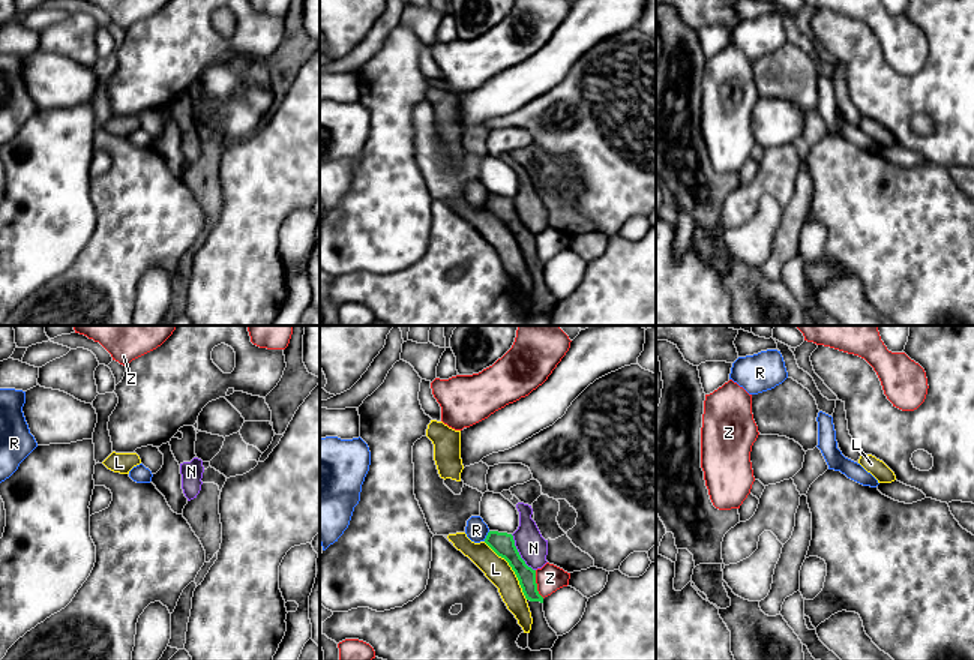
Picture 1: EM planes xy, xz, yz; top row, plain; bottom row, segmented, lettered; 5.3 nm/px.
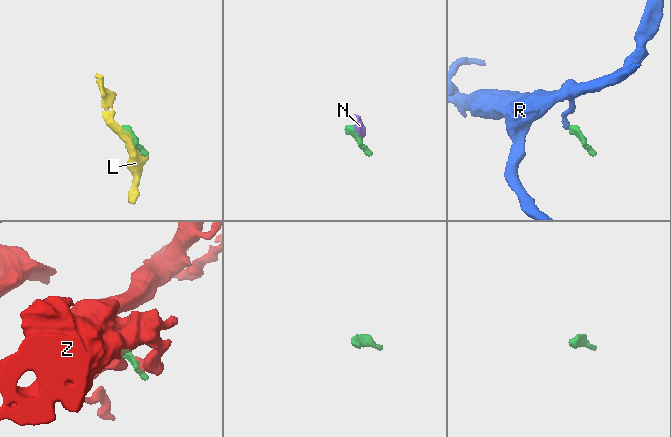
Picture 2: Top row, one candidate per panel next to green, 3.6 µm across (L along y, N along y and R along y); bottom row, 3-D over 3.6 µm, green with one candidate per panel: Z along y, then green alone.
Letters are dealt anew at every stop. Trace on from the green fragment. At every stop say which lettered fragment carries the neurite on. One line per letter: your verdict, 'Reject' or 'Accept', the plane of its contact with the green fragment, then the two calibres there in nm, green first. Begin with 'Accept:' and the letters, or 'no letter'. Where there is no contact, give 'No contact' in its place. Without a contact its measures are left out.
Accept: no letter
L: Reject. Touches green in xz. Thickness 120 nm (green) against 140 nm
N: Reject. Touches green in xz. Thickness 120 nm (green) against 160 nm
R: Reject. Touches green in xz. Thickness 120 nm (green) against 120 nm
Z: Reject. Touches green in xz. Thickness 100 nm (green) against 150 nm

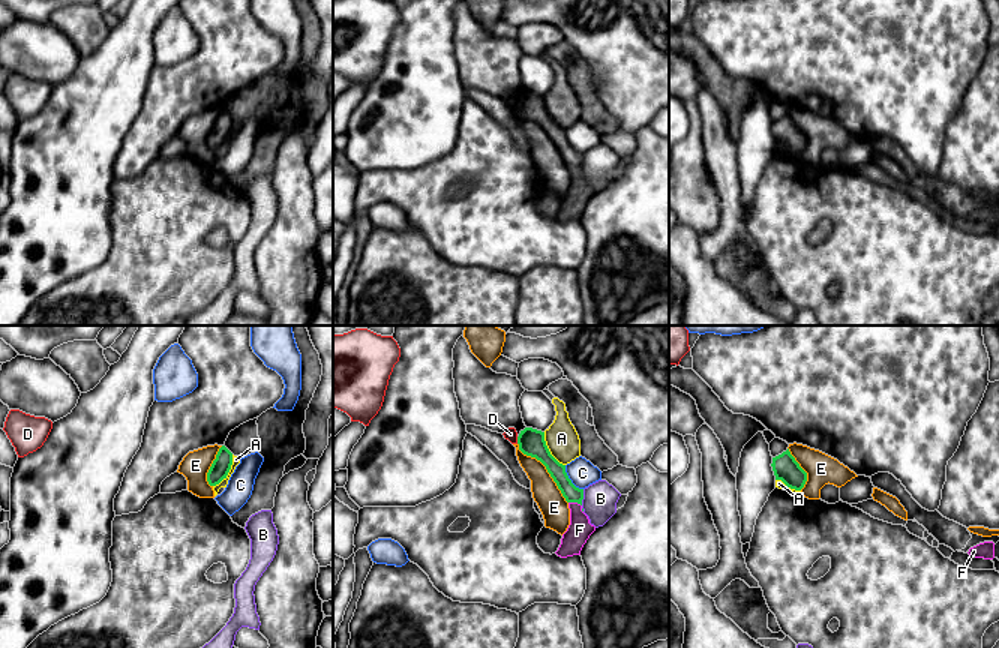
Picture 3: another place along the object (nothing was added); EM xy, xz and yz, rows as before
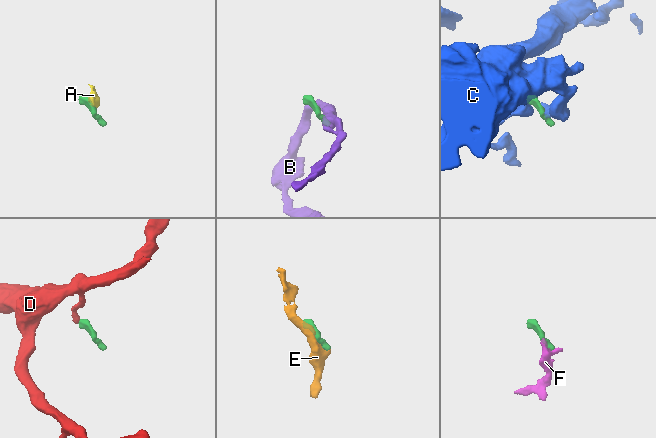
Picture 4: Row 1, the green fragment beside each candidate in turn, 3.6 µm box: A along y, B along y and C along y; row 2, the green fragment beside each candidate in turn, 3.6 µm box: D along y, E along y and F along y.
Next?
Accept: F
A: Reject. Touches green in xy. Thickness 100 nm (green) against 50 nm
B: Reject. Touches green in xz. Thickness 90 nm (green) against 180 nm
C: Reject. Touches green in xz. Thickness 110 nm (green) against 150 nm
D: Reject. Touches green in xz. Thickness 140 nm (green) against 70 nm
E: Reject. Touches green in xz. Thickness 140 nm (green) against 150 nm
F: Accept. Touches green in xz. Thickness 90 nm (green) against 130 nm

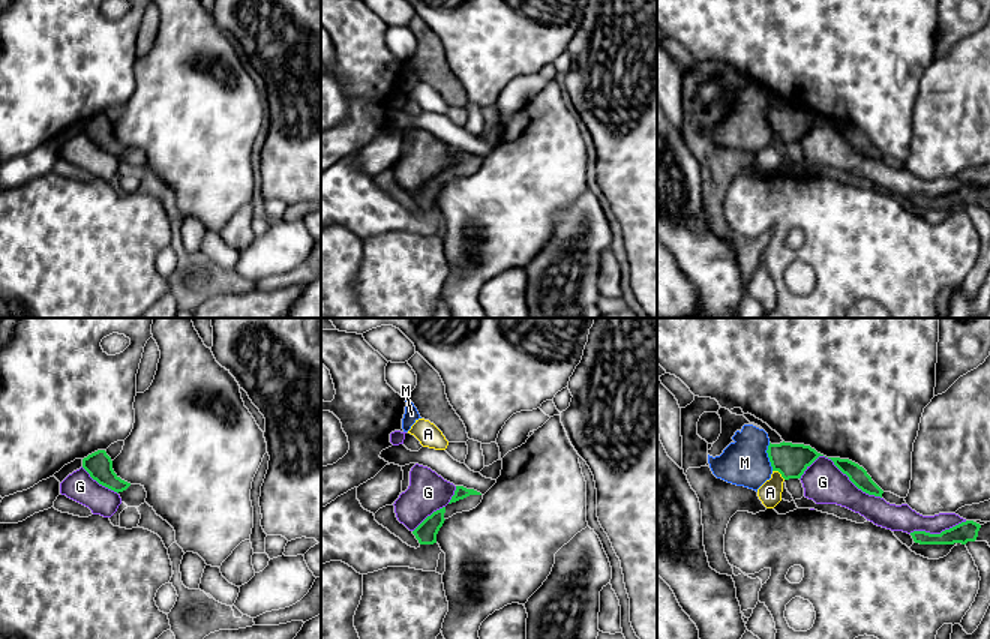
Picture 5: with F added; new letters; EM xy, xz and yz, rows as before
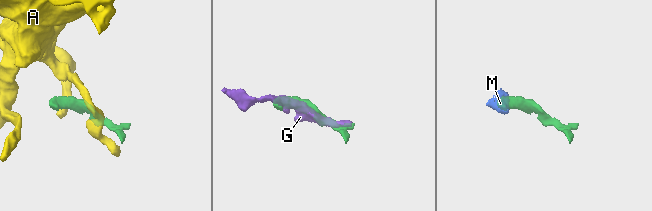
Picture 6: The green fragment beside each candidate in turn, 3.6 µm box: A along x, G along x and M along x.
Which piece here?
Accept: no letter
A: Reject. Touches green in yz. Thickness 180 nm (green) against 120 nm
G: Reject. Touches green in yz. Thickness 100 nm (green) against 220 nm
M: Reject. Touches green in yz. Thickness 180 nm (green) against 260 nm

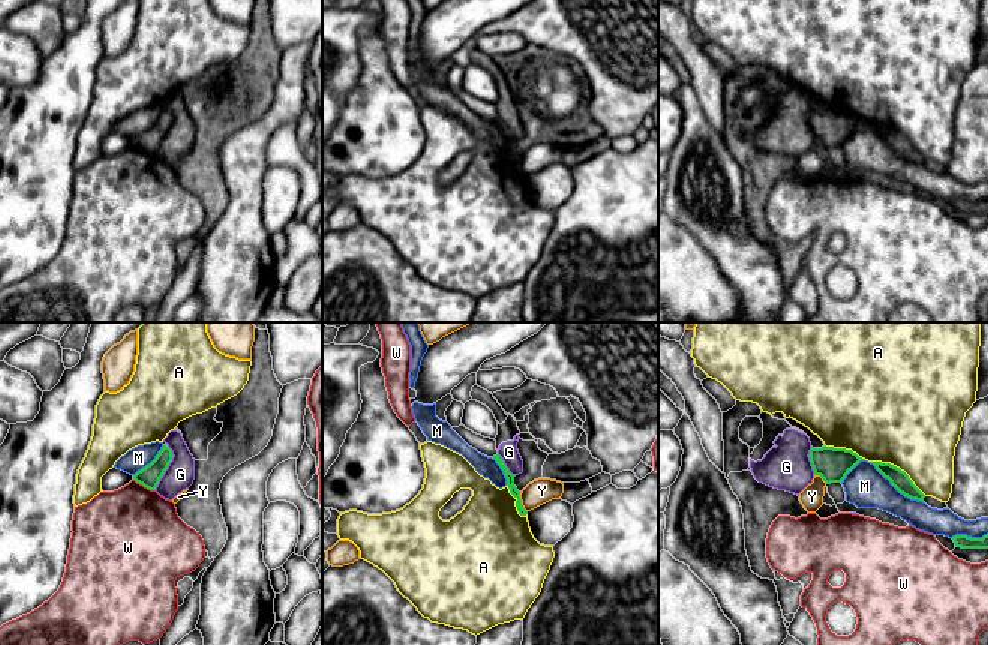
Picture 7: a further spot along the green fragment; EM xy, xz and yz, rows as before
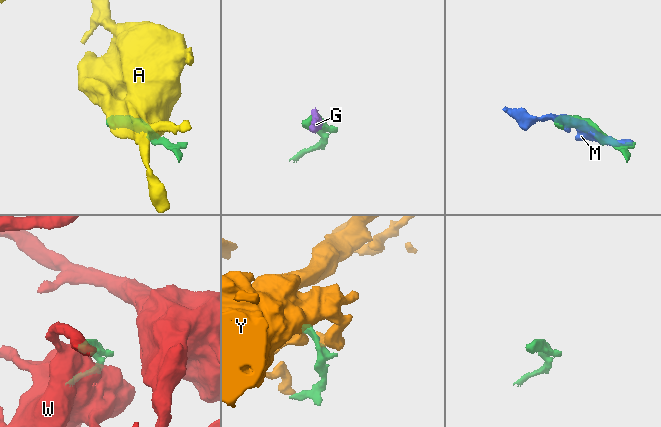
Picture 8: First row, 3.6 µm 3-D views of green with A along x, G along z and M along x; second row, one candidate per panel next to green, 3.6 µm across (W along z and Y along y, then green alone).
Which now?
Accept: no letter
A: Reject. Touches green in yz. Thickness 100 nm (green) against 480 nm
G: Reject. Touches green in xy. Thickness 120 nm (green) against 160 nm
M: Reject. Touches green in yz. Thickness 100 nm (green) against 220 nm
W: Reject. Touches green in xy. Thickness 120 nm (green) against 480 nm
Y: Reject. Touches green in xz. Thickness 50 nm (green) against 140 nm

